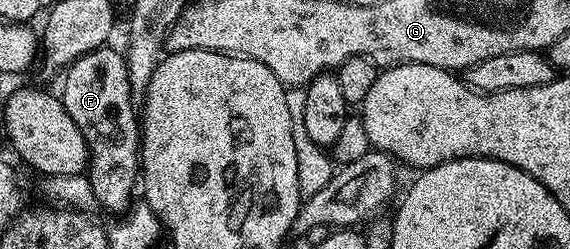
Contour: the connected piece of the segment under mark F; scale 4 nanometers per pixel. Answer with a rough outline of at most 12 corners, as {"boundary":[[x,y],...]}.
{"boundary":[[112,45],[64,71],[59,97],[89,149],[100,209],[121,216],[139,182],[129,65]]}

